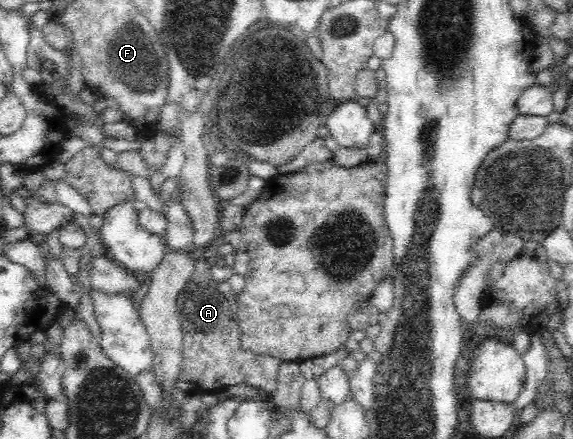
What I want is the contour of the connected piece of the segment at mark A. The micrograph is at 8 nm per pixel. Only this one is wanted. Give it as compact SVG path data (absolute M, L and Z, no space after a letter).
M197 258L193 277L181 289L180 296L177 297L177 306L179 307L184 334L182 352L184 359L177 384L178 390L184 394L204 394L212 388L229 387L243 382L243 384L260 389L267 396L277 388L278 370L283 364L283 360L277 357L255 354L245 350L240 345L239 329L234 319L232 307L229 305L229 301L225 299L225 295L219 292L217 285L213 280L210 262L203 258Z

